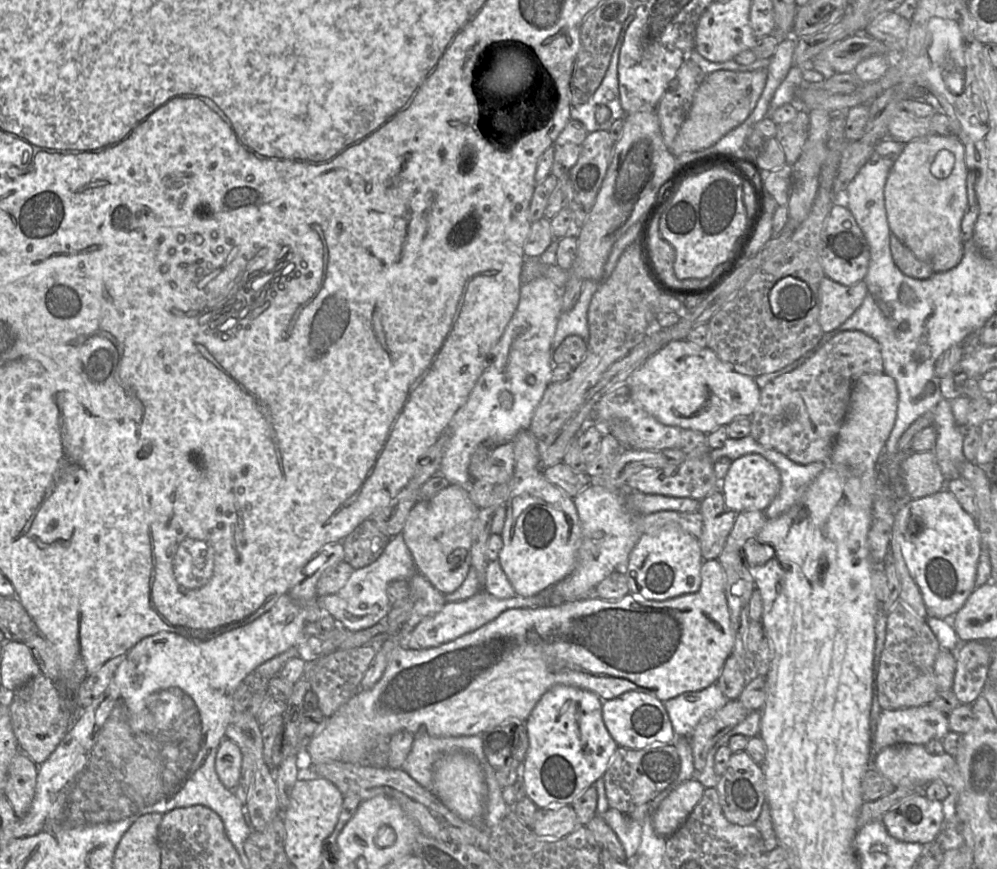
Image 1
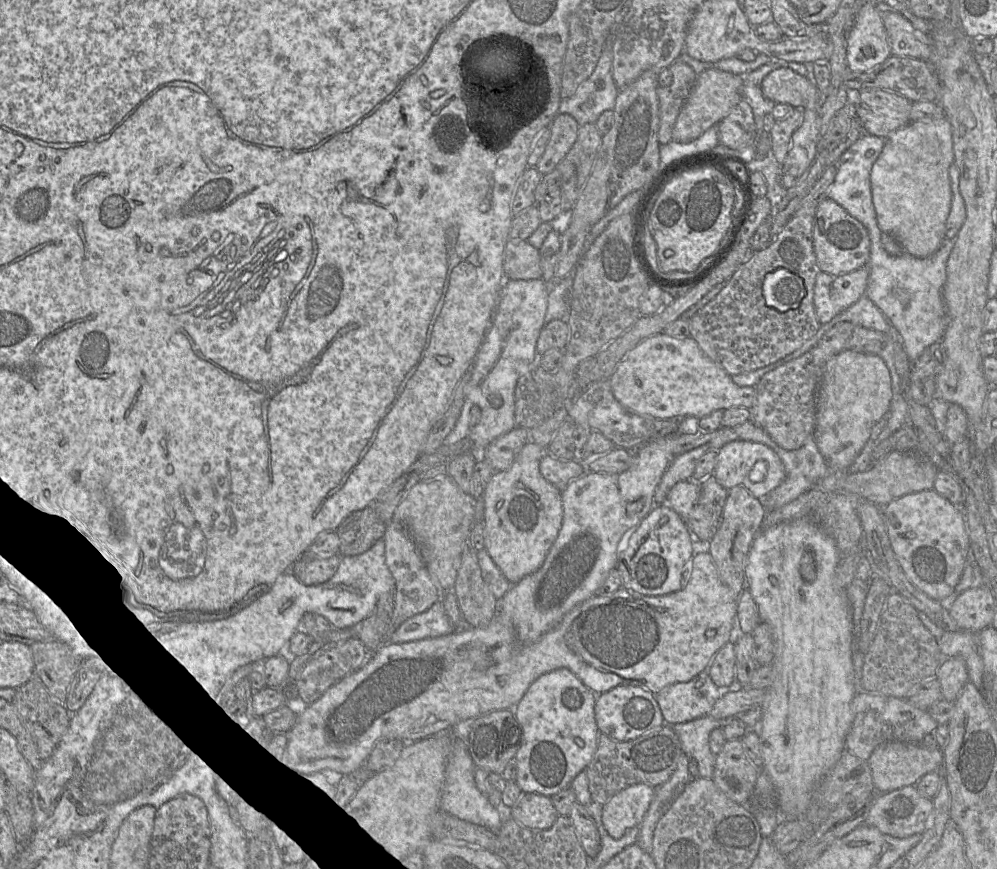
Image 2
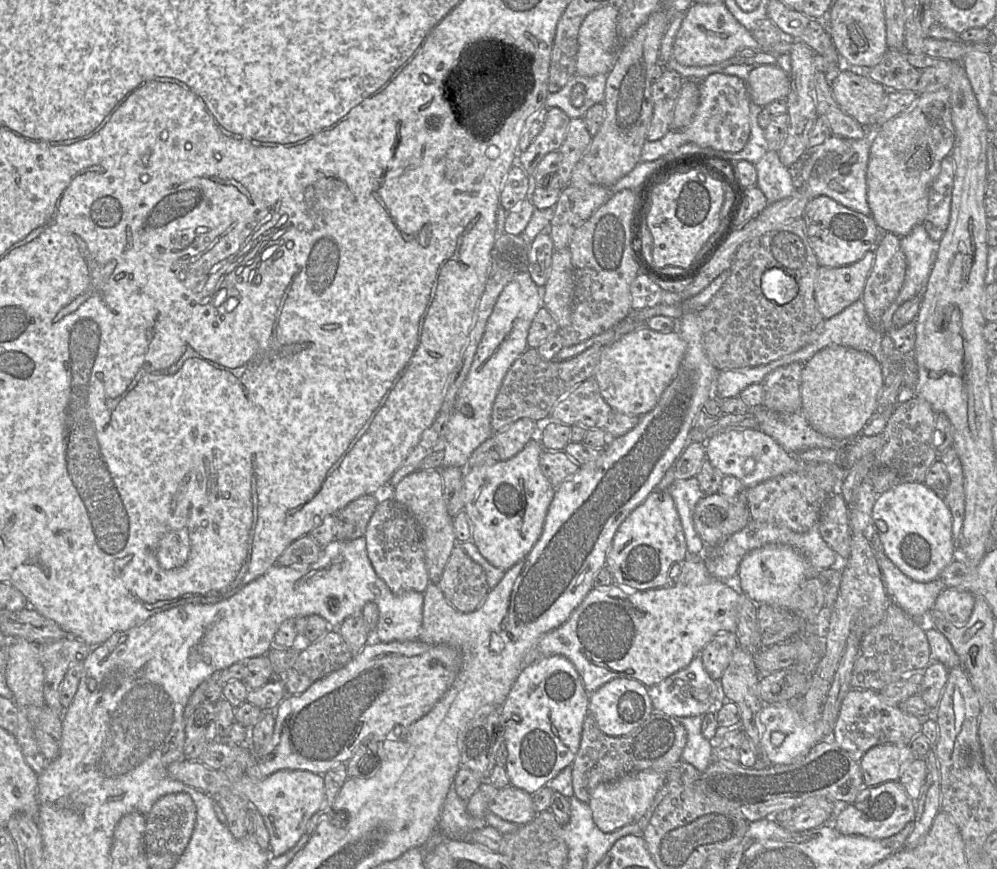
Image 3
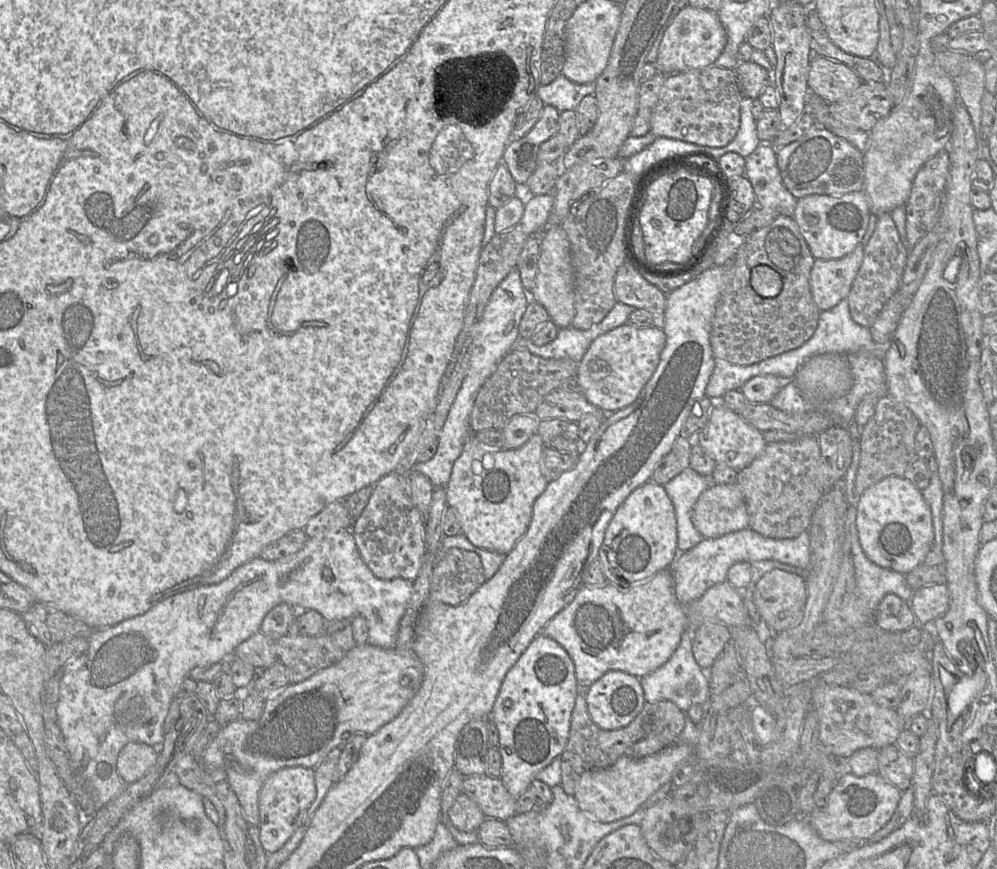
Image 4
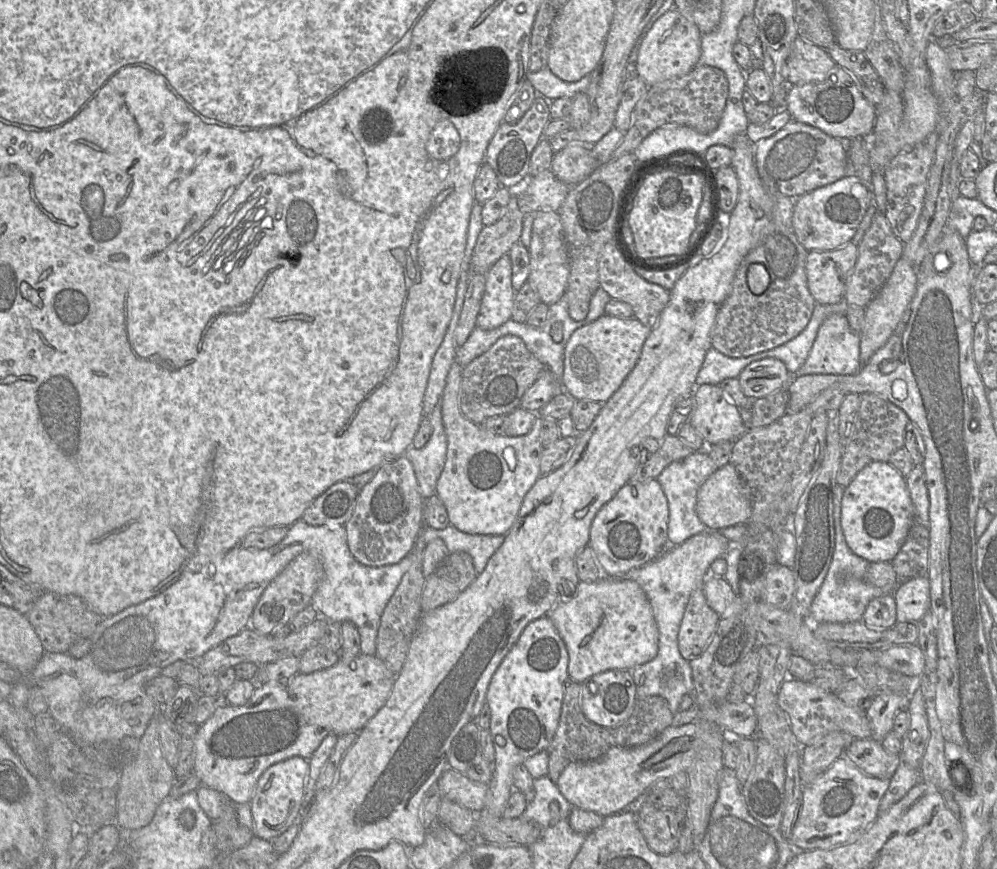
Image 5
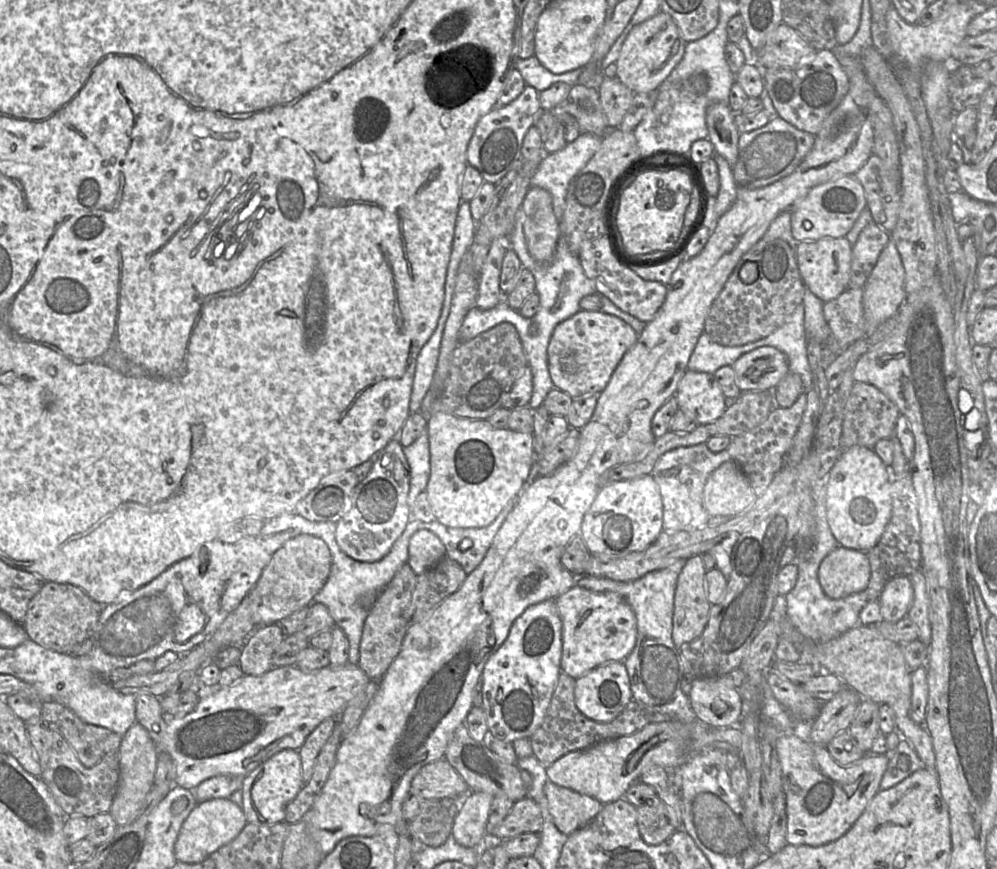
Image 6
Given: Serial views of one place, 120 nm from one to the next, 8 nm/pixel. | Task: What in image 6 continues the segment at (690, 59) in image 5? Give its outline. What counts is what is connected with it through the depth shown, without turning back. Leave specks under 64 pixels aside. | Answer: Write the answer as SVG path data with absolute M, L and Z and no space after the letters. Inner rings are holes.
M659 12L631 29L615 61L615 77L635 94L655 90L682 60L686 44L671 16Z

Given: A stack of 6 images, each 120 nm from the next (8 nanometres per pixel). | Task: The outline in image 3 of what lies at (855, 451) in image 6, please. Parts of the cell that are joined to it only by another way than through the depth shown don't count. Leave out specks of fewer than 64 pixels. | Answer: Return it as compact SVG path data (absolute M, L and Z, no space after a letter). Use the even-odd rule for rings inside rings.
M901 481L878 494L871 519L884 554L914 581L937 580L954 560L956 545L952 533L952 513L944 499L924 483Z

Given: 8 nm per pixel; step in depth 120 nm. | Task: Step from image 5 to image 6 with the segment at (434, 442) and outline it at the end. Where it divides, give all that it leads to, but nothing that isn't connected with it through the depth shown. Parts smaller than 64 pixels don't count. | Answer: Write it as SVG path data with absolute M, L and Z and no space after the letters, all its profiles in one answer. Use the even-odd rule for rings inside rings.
M427 431L410 445L403 447L404 455L410 468L410 489L408 504L414 504L416 497L425 491L430 476L430 451Z

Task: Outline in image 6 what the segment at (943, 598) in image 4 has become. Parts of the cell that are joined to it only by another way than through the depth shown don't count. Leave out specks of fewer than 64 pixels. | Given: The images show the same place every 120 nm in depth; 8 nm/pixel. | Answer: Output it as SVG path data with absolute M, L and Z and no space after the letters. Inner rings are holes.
M899 577L887 583L877 598L883 621L897 622L907 617L914 591L909 577Z

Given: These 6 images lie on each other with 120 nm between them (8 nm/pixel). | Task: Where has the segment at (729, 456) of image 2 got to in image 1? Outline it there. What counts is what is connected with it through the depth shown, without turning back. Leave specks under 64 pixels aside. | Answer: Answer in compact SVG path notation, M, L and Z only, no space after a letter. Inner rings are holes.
M747 454L732 461L731 466L720 481L726 505L735 513L746 510L765 512L780 488L780 472L760 454Z

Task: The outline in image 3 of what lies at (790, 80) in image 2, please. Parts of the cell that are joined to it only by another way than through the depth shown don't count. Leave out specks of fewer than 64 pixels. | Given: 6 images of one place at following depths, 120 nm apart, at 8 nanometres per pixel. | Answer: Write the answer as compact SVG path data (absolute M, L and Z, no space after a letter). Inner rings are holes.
M759 64L749 73L746 85L751 102L765 107L787 97L791 87L790 74L778 64Z

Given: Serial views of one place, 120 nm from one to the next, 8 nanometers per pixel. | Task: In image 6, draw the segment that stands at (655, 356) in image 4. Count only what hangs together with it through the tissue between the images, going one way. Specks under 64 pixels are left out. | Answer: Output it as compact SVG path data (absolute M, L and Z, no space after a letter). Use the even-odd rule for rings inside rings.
M581 309L559 323L552 333L547 356L554 387L572 399L600 394L625 353L636 343L638 336L629 324L616 316Z

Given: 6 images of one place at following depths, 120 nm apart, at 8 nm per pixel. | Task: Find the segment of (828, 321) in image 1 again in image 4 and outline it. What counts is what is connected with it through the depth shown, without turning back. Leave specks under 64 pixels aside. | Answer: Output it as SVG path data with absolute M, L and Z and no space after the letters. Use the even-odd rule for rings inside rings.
M859 243L842 258L815 259L810 274L810 288L820 311L830 310L847 299L863 256L864 246Z

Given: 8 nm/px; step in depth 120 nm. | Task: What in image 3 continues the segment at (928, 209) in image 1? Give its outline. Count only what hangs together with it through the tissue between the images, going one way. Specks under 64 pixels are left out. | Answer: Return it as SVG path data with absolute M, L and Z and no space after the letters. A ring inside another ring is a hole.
M943 87L934 92L921 93L918 99L913 105L906 111L890 119L886 123L878 127L877 131L873 133L872 144L869 153L868 165L867 165L867 198L871 214L875 220L876 225L885 232L891 232L899 237L904 237L909 234L912 229L922 224L927 211L929 201L929 189L933 181L936 179L941 170L942 160L951 154L955 141L955 128L952 121L951 103L950 103L950 91L948 87Z

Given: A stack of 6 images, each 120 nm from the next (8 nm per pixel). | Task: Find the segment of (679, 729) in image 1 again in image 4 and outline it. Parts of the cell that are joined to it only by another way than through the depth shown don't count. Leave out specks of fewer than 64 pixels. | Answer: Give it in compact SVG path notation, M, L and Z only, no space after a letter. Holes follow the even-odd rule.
M686 629L672 656L661 667L639 678L645 702L656 703L668 700L686 712L693 705L706 705L709 699L707 672L697 664L693 652L693 630Z

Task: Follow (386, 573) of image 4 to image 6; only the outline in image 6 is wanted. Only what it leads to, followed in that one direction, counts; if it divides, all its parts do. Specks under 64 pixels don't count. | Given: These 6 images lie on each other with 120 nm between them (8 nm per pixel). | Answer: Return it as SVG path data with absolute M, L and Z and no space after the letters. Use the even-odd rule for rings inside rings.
M392 439L371 457L373 466L367 476L355 487L349 510L336 523L337 544L349 557L363 562L381 560L402 535L412 519L408 494L410 468L399 440Z

